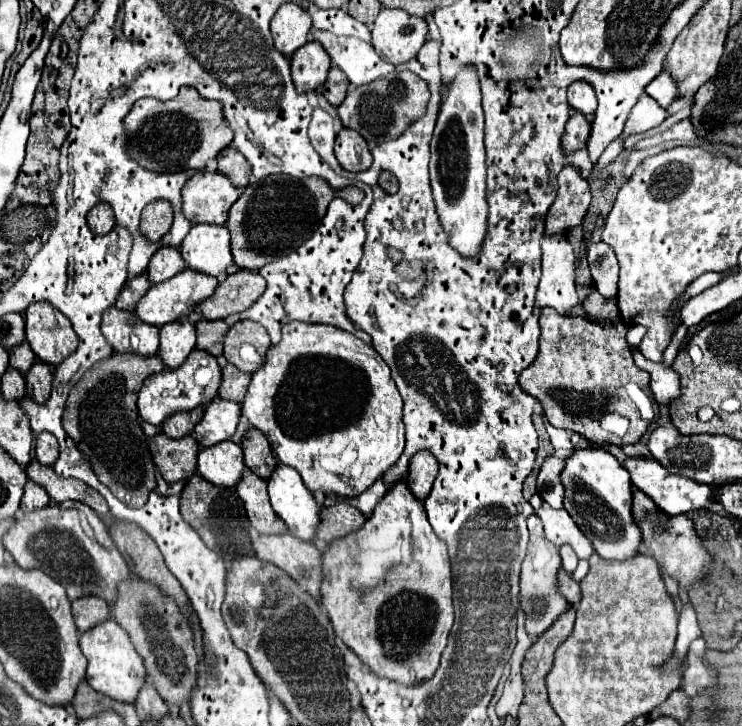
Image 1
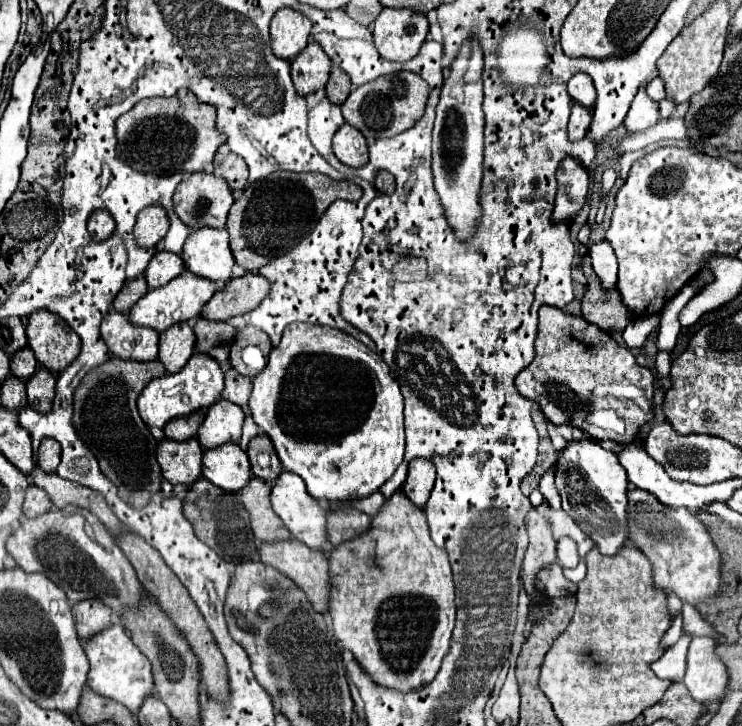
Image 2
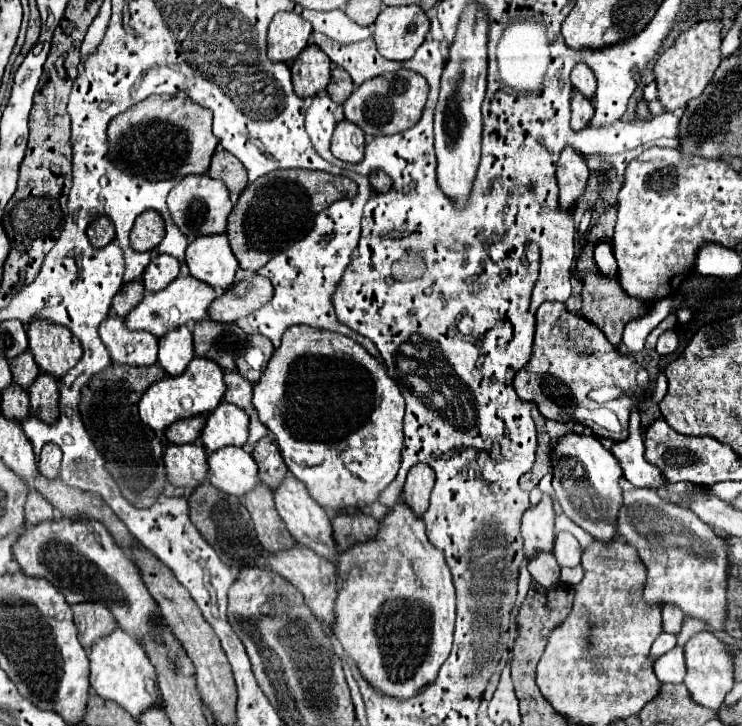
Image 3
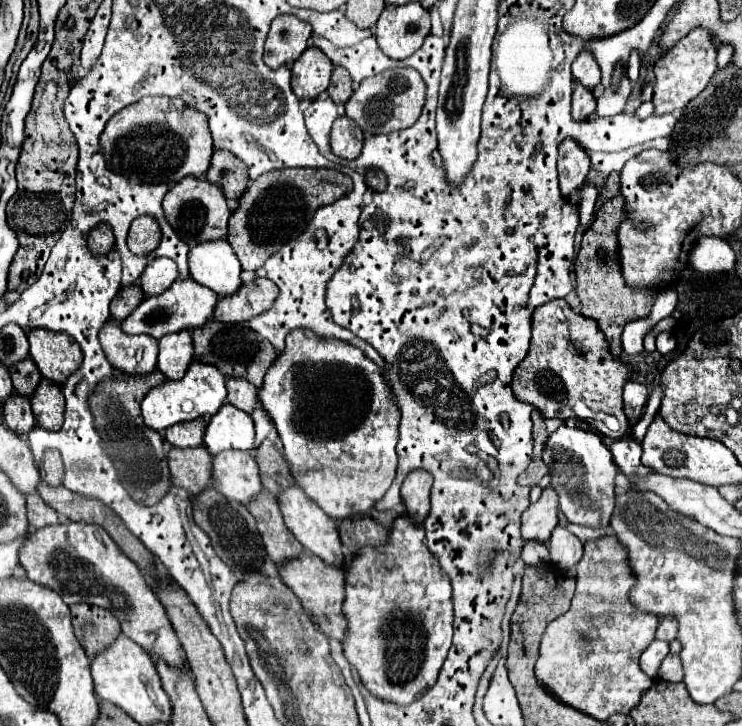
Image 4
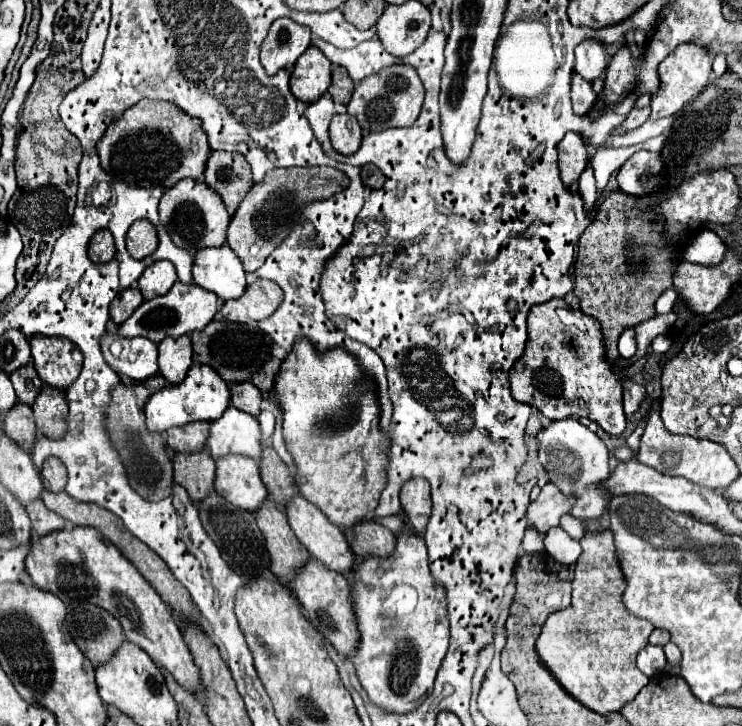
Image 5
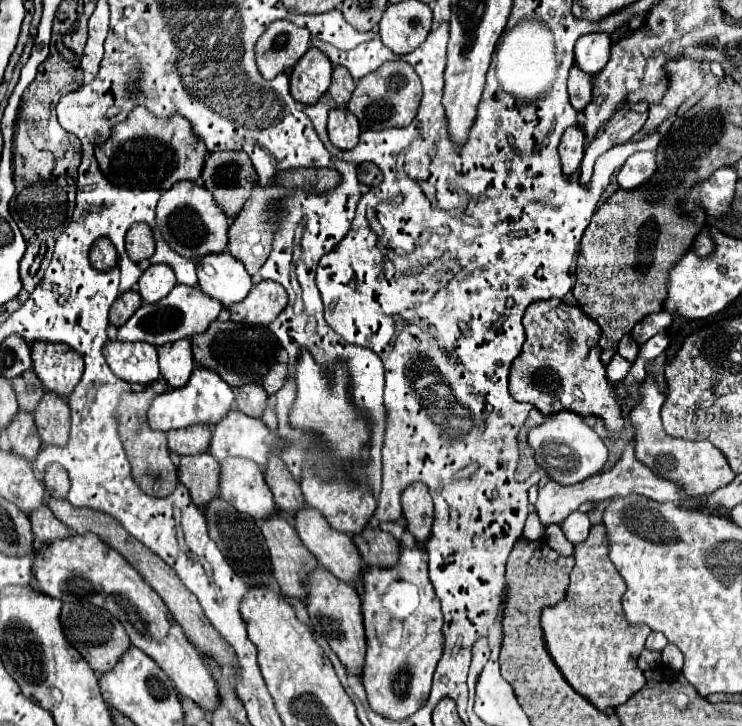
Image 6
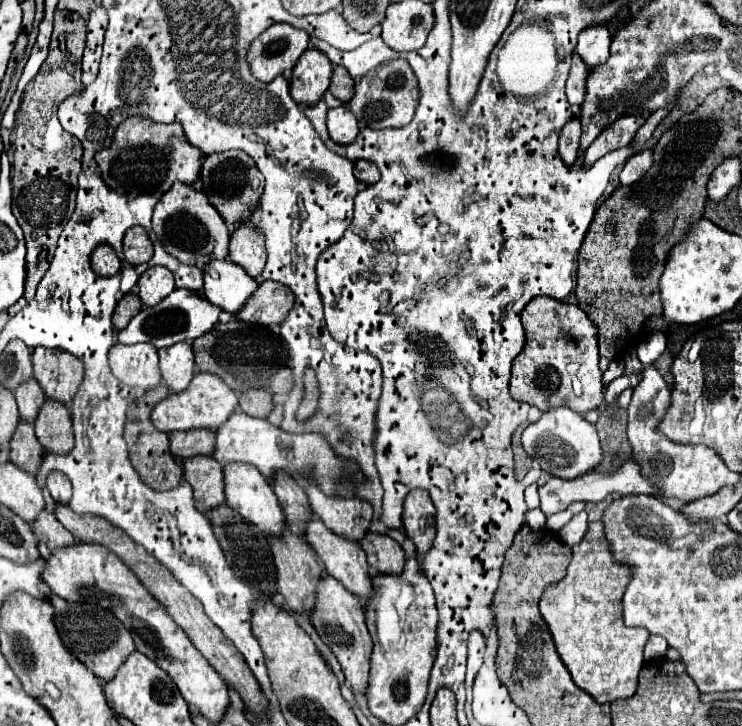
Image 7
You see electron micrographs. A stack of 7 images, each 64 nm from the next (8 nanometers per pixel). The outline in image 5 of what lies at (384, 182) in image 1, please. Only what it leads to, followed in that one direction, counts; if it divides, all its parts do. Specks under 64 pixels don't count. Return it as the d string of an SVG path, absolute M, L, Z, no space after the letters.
M366 164L364 168L362 168L362 182L366 184L366 186L370 186L370 188L382 188L384 186L384 174L376 168L376 166L372 166L372 164Z

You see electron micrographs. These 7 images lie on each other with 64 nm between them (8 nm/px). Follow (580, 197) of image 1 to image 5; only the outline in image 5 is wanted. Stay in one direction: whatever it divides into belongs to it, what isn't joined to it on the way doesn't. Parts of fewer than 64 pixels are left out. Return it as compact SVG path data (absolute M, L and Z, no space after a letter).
M568 132L558 144L558 168L564 186L570 188L572 184L576 184L586 166L588 166L588 152L584 140L578 134Z

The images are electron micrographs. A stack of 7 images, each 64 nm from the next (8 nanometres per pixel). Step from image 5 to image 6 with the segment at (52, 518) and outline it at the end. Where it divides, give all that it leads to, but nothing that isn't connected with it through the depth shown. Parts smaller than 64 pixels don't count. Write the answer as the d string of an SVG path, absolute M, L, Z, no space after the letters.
M46 504L30 512L30 522L34 536L40 542L52 542L56 538L64 538L70 534L70 530L52 514L52 510Z

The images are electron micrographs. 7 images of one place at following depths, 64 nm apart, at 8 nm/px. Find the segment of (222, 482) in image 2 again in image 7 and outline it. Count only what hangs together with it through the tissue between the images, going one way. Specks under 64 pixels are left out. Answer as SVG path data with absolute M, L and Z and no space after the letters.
M230 462L224 466L224 496L226 504L232 506L236 512L240 512L244 518L250 518L256 526L260 526L268 536L280 536L280 530L286 526L284 512L280 510L280 504L266 482L266 478L256 470L252 464L242 464L242 462Z

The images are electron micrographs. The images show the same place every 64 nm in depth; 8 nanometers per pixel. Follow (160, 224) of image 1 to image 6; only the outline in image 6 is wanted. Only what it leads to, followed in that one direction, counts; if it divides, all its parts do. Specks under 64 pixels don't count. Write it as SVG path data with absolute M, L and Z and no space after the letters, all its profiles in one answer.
M134 224L126 234L126 252L132 262L148 260L154 254L154 236L148 224Z

